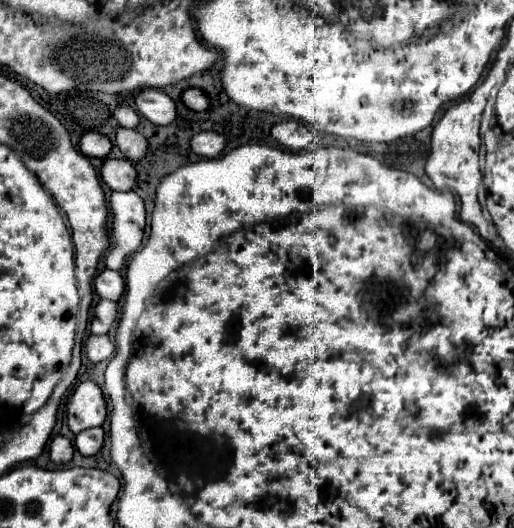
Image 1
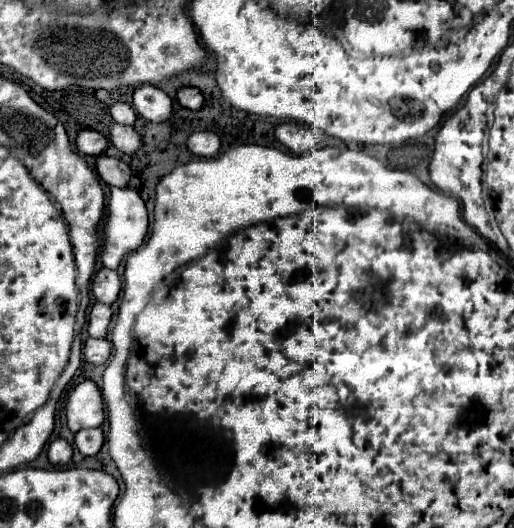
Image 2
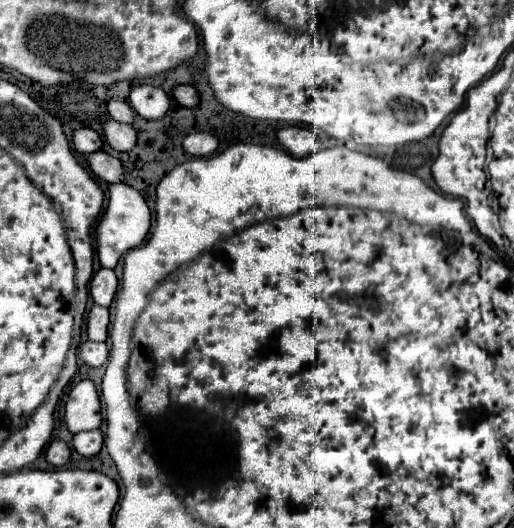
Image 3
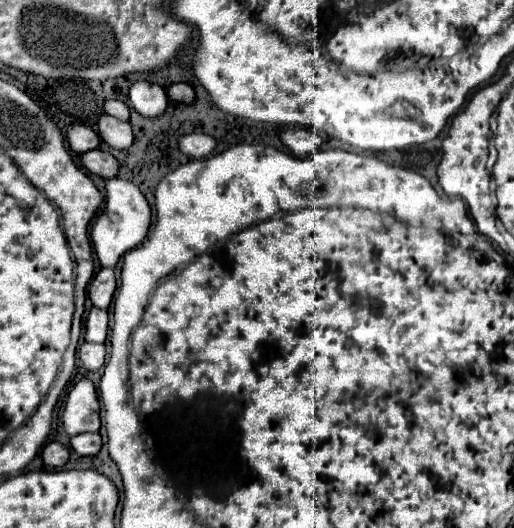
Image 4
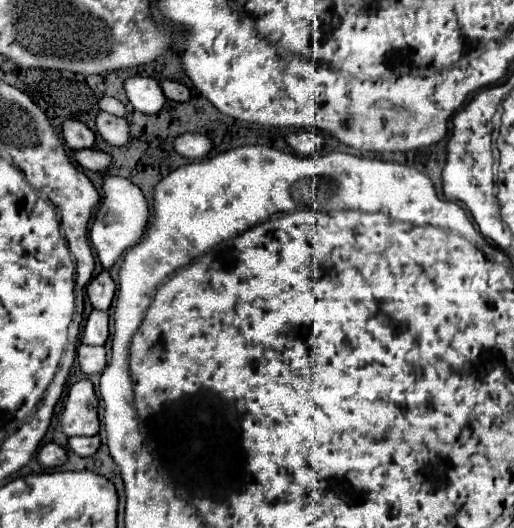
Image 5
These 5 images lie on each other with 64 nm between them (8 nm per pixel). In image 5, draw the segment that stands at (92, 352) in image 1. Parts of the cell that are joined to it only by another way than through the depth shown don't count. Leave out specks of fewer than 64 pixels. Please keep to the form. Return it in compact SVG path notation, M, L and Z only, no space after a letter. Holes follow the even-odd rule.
M80 344L76 360L78 360L78 366L84 374L88 374L88 376L98 374L106 366L104 346L84 346L84 344Z

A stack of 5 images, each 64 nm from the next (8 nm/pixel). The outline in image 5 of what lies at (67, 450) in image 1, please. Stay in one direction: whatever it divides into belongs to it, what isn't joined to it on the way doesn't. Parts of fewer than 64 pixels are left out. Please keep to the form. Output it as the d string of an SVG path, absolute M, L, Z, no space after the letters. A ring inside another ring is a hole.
M48 442L38 450L36 458L42 468L58 468L66 462L66 450L54 442Z

